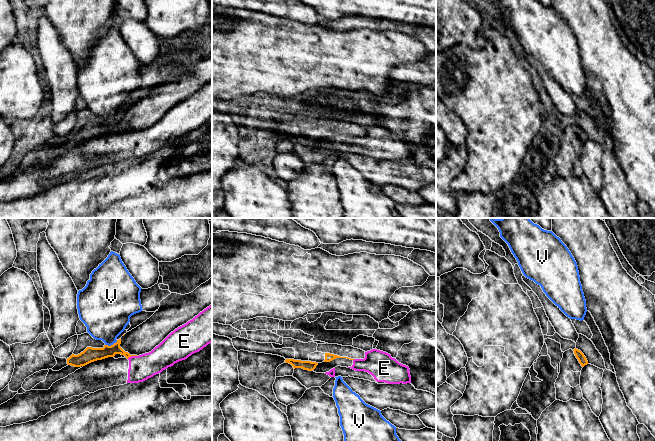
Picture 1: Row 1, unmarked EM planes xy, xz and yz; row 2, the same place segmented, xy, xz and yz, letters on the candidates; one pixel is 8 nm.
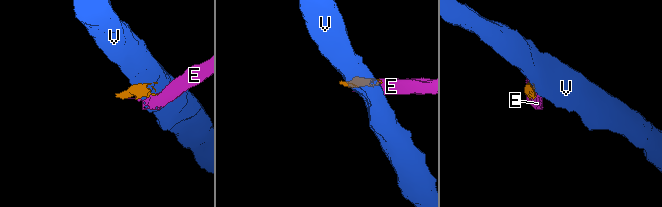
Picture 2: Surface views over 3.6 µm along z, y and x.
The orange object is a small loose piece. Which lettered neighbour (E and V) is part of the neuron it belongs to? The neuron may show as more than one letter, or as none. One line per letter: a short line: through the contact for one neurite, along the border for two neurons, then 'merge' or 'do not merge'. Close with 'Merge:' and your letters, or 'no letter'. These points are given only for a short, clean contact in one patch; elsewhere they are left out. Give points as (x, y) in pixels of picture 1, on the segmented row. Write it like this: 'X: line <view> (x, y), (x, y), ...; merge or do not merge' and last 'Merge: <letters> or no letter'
E: line xy (136, 355), (131, 355), (127, 358); do not merge
V: line xy (117, 340), (110, 345), (105, 345); do not merge
Merge: no letter

